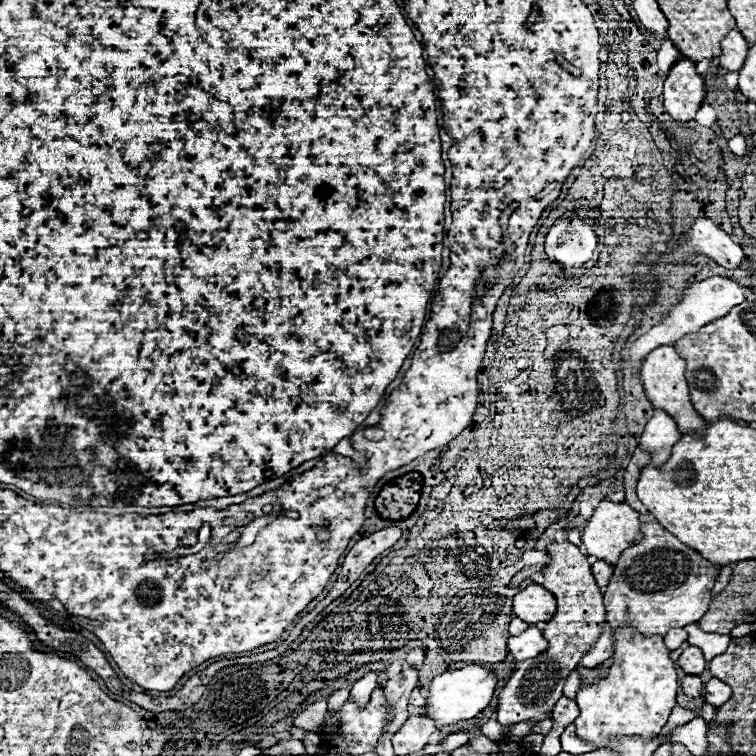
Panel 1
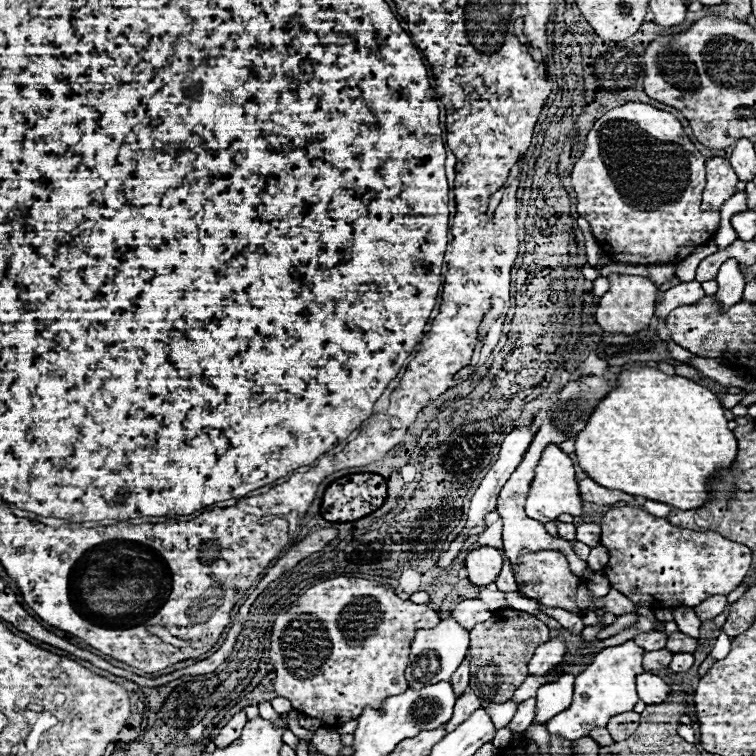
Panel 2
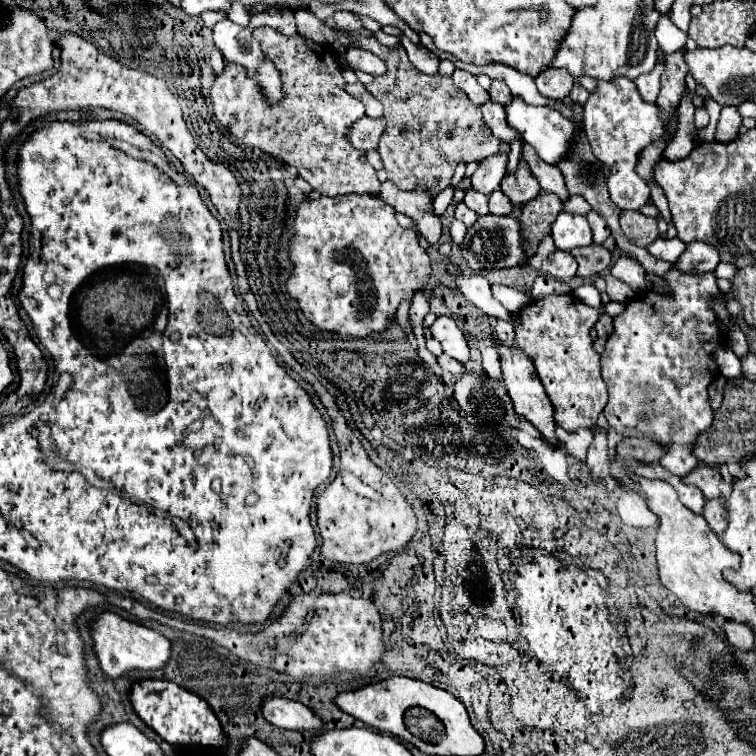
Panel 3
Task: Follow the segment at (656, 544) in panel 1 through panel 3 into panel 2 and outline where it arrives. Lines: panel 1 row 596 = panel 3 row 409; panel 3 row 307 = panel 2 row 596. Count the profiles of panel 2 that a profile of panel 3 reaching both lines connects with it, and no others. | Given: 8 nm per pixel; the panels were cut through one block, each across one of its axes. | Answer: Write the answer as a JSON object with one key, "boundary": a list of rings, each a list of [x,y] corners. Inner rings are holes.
{"boundary":[[[632,506],[612,508],[602,518],[600,526],[602,526],[600,542],[604,544],[604,548],[610,554],[610,562],[606,564],[604,574],[608,576],[612,588],[616,588],[624,596],[628,596],[632,602],[644,602],[656,610],[674,608],[674,606],[690,606],[692,608],[710,596],[716,596],[716,594],[728,596],[736,586],[742,584],[742,580],[746,578],[746,572],[750,568],[750,562],[752,562],[752,550],[744,544],[732,542],[712,530],[708,530],[708,544],[698,544],[700,542],[698,532],[672,526],[668,520],[656,518],[642,508],[632,508]],[[642,532],[648,540],[652,540],[656,544],[642,544]]]}

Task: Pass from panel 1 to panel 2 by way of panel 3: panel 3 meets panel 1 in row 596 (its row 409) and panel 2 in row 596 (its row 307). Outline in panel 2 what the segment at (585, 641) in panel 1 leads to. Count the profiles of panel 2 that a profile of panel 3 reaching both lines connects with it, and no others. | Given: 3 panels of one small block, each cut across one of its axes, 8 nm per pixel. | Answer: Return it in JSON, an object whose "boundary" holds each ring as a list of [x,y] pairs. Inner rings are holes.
{"boundary":[[[540,550],[540,552],[530,552],[520,558],[520,566],[514,572],[518,590],[526,598],[538,600],[546,606],[558,606],[570,612],[580,612],[586,614],[590,610],[590,592],[586,584],[578,576],[574,576],[568,568],[568,560],[562,552],[558,550]],[[620,592],[608,594],[608,596],[604,596],[604,598],[598,598],[598,600],[594,602],[594,610],[600,610],[600,608],[606,610],[606,612],[612,612],[612,614],[616,614],[616,616],[636,610],[636,606],[634,606],[626,596],[622,596]]]}

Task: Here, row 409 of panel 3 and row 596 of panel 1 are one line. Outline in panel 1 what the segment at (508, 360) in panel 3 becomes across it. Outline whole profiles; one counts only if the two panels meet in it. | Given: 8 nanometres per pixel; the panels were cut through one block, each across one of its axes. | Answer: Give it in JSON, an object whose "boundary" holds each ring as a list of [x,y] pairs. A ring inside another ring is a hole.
{"boundary":[[[530,584],[514,596],[512,608],[514,614],[522,620],[528,620],[528,624],[548,622],[552,618],[552,612],[556,612],[556,600],[540,584]]]}

